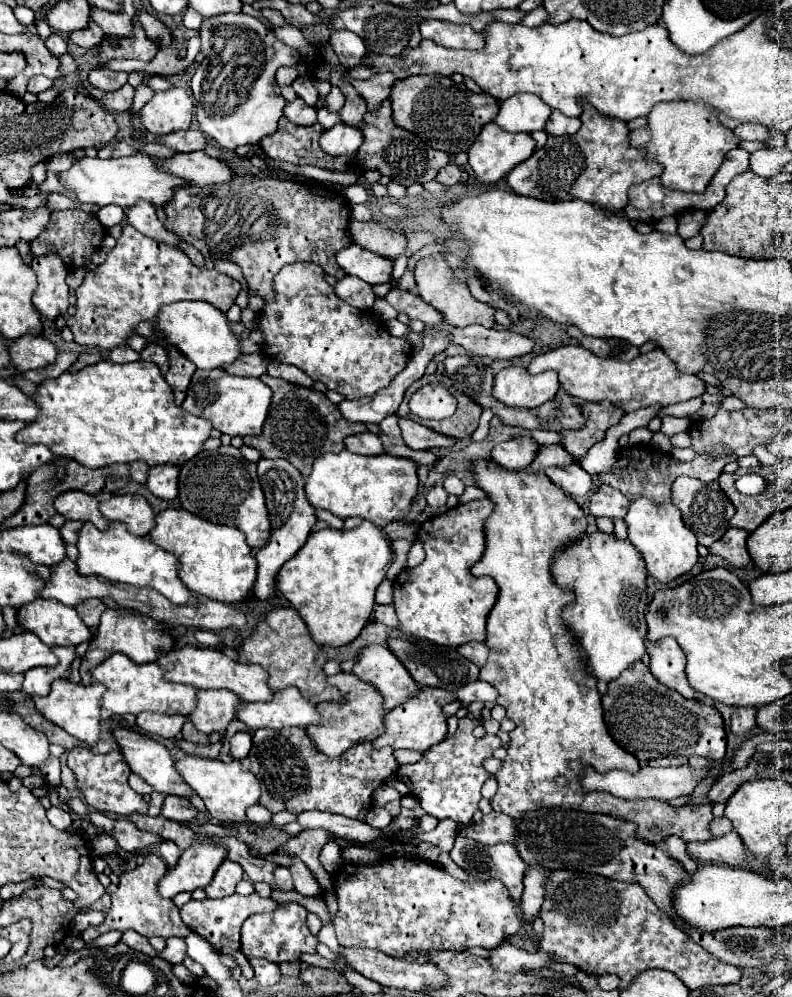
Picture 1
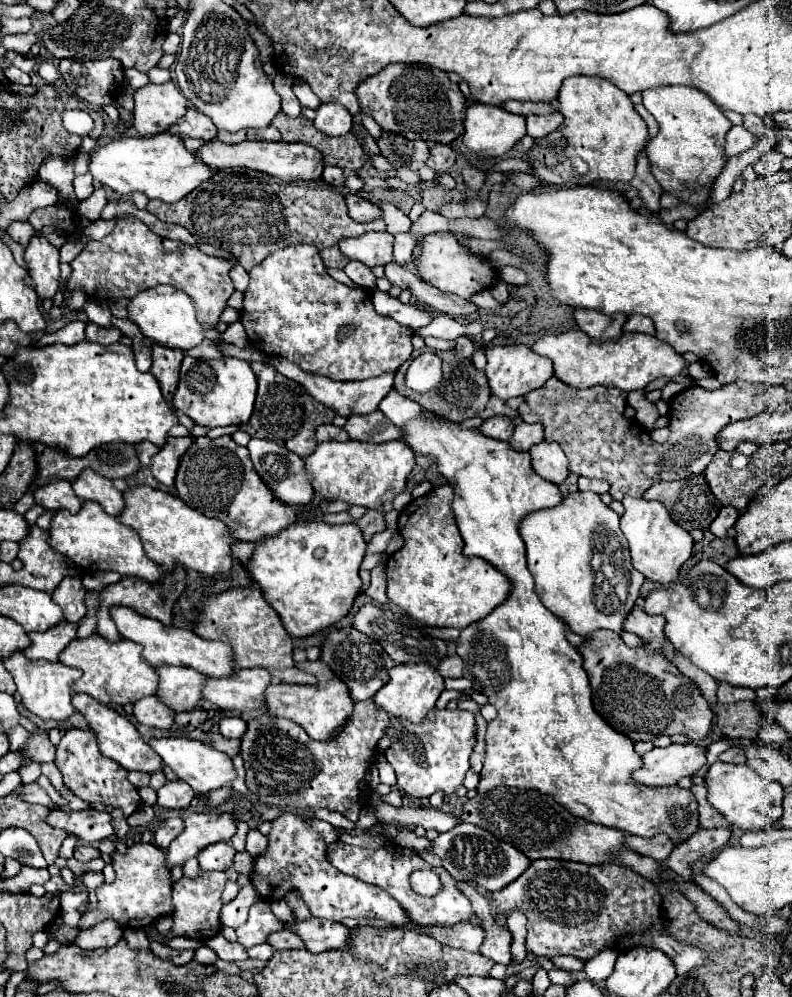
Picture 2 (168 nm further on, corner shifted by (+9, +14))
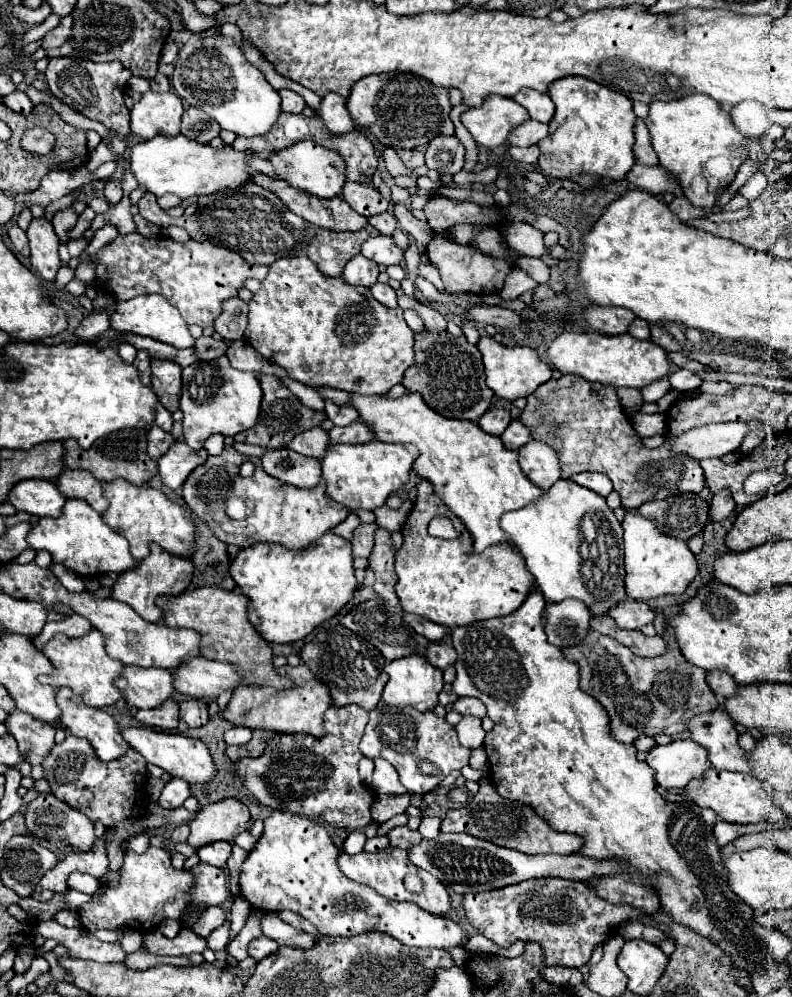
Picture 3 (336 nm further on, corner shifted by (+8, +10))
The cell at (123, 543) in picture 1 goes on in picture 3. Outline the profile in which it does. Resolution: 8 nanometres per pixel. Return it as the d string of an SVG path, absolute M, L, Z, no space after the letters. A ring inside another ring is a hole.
M67 500L63 508L63 516L59 518L41 518L37 526L33 526L27 542L35 550L47 550L53 556L55 564L63 564L79 576L97 576L97 574L123 574L125 570L133 570L137 560L129 552L129 542L115 530L111 530L101 514L97 514L83 500Z

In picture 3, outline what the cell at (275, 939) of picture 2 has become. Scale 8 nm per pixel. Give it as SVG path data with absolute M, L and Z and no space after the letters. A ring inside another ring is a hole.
M259 936L259 938L255 938L255 940L249 944L249 956L253 956L253 958L259 962L261 958L273 954L277 948L279 948L277 942L271 942L271 938Z

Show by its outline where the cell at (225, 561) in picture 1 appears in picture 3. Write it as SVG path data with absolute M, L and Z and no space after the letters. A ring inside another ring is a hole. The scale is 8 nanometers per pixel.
M117 478L109 484L103 484L103 494L109 500L109 508L103 514L103 520L119 534L125 534L131 546L131 554L141 562L149 556L149 544L159 544L173 556L181 558L191 558L191 546L195 544L195 522L193 514L179 506L177 502L171 502L163 492L155 488L145 488L145 486L135 486L127 484L125 480Z

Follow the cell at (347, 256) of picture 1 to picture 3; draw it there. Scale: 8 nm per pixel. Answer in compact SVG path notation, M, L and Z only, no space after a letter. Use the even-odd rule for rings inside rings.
M383 234L367 238L367 242L363 242L361 246L361 254L383 266L391 266L395 262L399 264L403 260L403 250L399 250L393 244L391 236L383 236Z

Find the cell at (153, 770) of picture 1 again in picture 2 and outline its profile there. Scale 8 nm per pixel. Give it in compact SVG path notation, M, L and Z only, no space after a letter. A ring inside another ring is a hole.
M72 694L72 706L84 716L86 724L92 728L92 732L96 734L96 740L98 740L98 748L100 748L100 754L122 764L126 770L140 770L140 768L150 768L150 770L140 770L140 772L156 772L160 770L164 764L162 764L162 758L140 738L138 730L132 726L132 722L128 718L124 718L122 714L118 714L116 710L100 704L98 700L90 698L88 694Z

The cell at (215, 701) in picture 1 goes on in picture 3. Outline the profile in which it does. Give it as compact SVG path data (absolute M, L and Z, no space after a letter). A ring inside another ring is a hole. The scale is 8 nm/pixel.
M127 666L117 682L125 692L125 700L137 708L157 708L163 702L177 698L173 670Z

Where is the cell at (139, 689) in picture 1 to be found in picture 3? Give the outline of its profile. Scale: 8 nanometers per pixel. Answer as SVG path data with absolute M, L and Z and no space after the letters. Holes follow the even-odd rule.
M91 630L89 634L85 634L81 638L65 638L63 634L57 634L51 642L45 644L43 654L53 662L55 674L39 676L41 684L49 684L55 688L67 686L75 694L83 696L85 704L93 706L93 708L111 706L123 698L123 690L117 688L115 680L121 678L125 666L107 656L105 644L103 644L103 634L99 634L99 630Z

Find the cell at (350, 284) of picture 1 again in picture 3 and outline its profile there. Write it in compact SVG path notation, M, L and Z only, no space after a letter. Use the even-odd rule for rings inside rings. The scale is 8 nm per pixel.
M357 254L355 258L351 258L345 266L345 272L343 272L343 278L347 284L351 286L373 286L377 282L377 276L379 276L379 270L377 270L377 264L363 258L361 254Z

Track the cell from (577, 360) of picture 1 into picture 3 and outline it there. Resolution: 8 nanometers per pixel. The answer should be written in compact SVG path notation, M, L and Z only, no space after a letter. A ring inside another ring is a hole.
M565 332L551 342L547 358L559 374L575 374L587 382L599 382L613 388L643 388L671 374L667 352L651 340L637 340L631 334L603 336L597 332Z

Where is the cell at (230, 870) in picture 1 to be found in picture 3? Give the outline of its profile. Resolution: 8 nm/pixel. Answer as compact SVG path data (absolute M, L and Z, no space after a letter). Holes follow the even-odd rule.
M213 842L213 844L207 844L207 846L199 848L197 856L205 864L211 864L211 866L217 866L217 868L225 868L227 866L227 860L231 856L231 844L229 842Z

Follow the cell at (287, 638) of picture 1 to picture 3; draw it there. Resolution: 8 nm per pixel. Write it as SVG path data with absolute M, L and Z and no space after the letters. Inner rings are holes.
M217 586L195 588L193 592L183 592L177 598L159 598L159 606L165 610L165 624L173 628L193 628L201 634L201 652L209 660L229 662L239 668L243 682L255 686L273 686L277 690L295 686L289 678L281 676L273 666L273 650L265 638L251 628L249 622L249 600L239 590L227 592Z

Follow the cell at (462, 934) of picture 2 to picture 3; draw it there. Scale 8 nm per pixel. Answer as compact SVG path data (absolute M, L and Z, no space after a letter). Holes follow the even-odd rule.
M273 812L265 820L265 832L255 844L255 848L249 852L247 860L241 866L241 894L249 900L249 904L263 912L281 912L291 910L307 918L323 936L357 936L363 932L385 932L393 936L395 940L407 944L407 946L421 946L421 948L441 948L441 950L453 950L457 946L467 946L469 934L451 918L435 916L411 902L393 902L389 898L383 898L373 888L357 884L349 880L339 868L337 868L337 854L339 848L331 842L331 836L325 826L287 812Z

